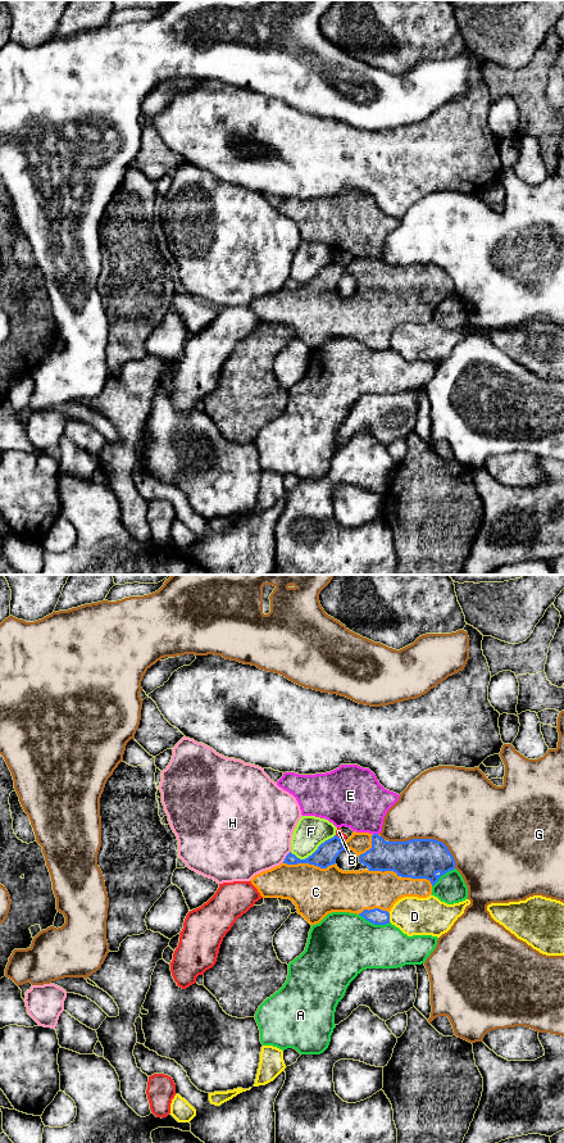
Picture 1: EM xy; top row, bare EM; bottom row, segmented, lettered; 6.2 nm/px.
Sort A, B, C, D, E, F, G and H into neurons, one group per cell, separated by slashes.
A / B / C / D / E / F / G / H

